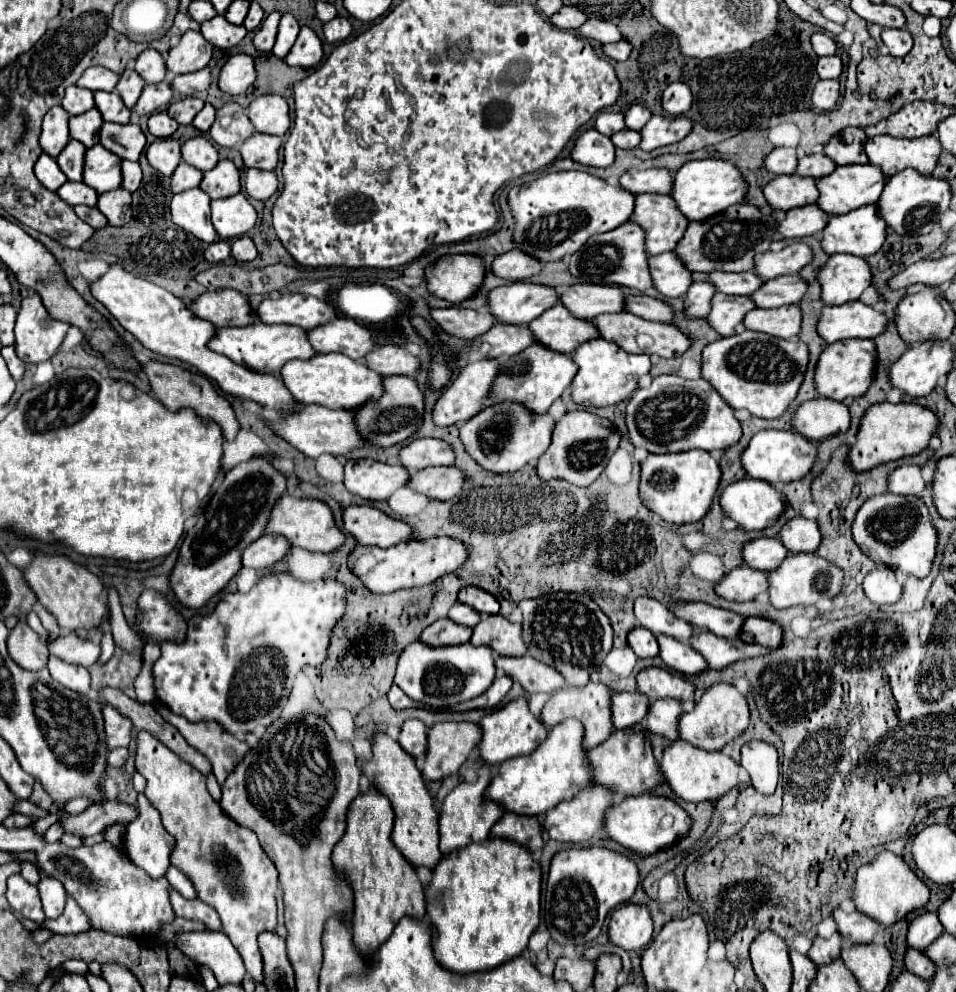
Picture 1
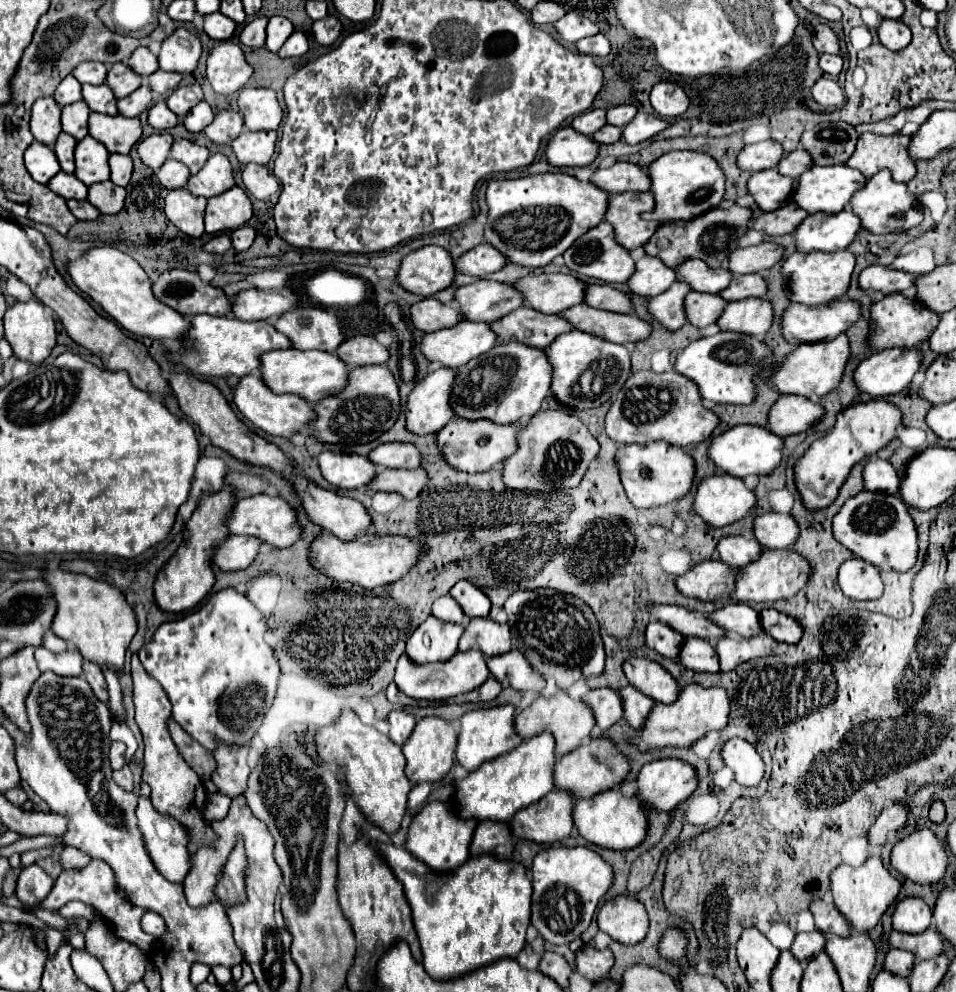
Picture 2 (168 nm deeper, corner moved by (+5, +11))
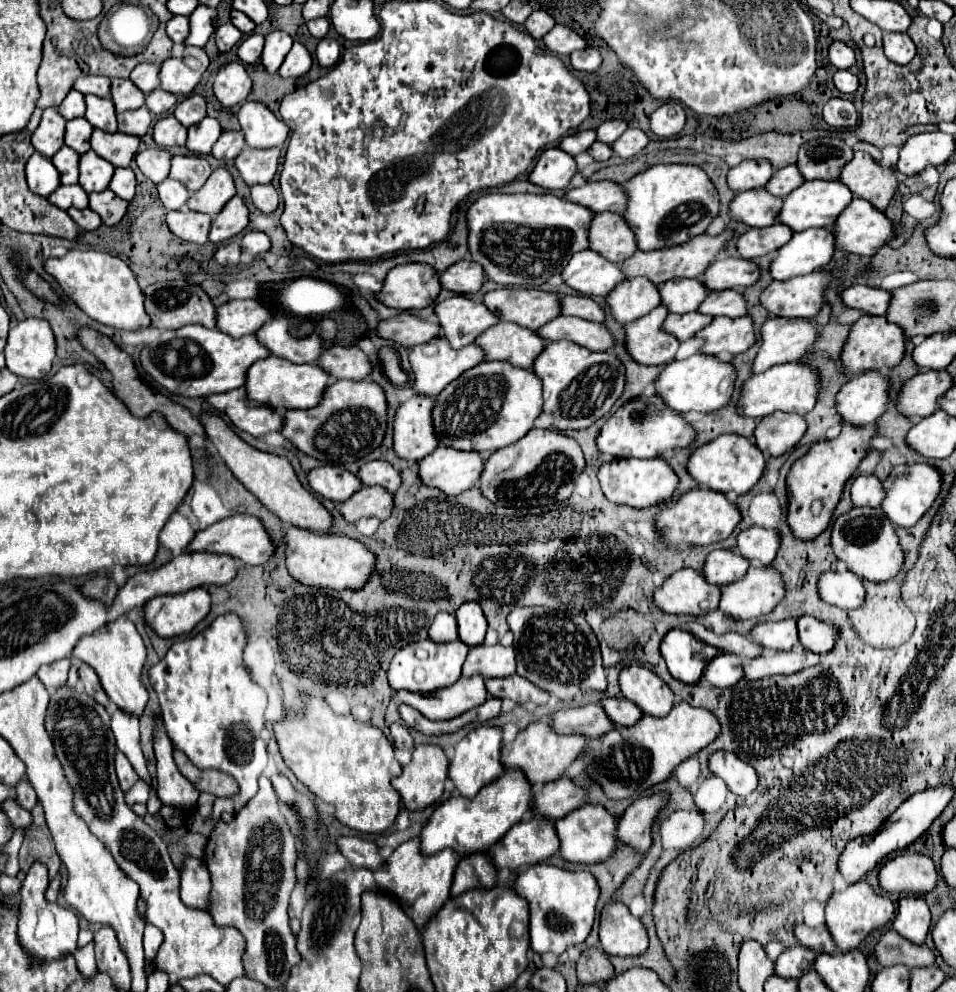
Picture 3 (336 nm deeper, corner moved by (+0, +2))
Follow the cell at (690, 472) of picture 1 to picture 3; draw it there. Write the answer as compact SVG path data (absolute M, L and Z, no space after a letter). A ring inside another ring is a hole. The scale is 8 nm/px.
M664 458L654 460L612 460L602 464L600 472L600 486L602 492L610 502L616 504L628 504L632 508L650 508L658 506L662 502L668 502L672 494L678 488L678 476L670 468L670 464Z

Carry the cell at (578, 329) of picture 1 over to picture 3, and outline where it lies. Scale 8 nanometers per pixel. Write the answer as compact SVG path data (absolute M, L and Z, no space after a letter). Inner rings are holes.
M498 322L482 332L476 342L486 352L484 360L506 360L520 368L530 368L534 356L544 348L544 342L534 330L522 328L514 322Z

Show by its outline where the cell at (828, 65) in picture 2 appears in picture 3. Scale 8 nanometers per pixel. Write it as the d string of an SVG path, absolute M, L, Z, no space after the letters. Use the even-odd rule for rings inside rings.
M836 70L834 72L834 84L836 84L836 88L840 92L852 94L858 88L858 78L850 70Z

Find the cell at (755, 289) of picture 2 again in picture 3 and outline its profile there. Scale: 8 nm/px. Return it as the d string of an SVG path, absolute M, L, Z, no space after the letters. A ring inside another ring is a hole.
M722 290L722 292L710 292L710 296L702 302L698 310L702 314L738 318L748 314L748 302L744 298L744 292L740 290Z

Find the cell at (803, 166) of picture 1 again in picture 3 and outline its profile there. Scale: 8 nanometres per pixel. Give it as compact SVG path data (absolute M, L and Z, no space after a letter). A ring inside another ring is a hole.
M792 164L792 166L786 166L786 168L780 168L774 172L774 176L770 178L770 182L766 184L766 190L774 196L788 196L794 188L798 188L802 184L802 174L798 172L798 166Z

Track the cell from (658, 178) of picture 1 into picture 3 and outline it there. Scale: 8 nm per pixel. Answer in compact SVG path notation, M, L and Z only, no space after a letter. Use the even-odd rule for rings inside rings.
M588 182L582 188L572 188L566 194L568 200L582 204L594 212L618 212L622 214L622 208L626 208L626 194L622 192L622 186L614 182Z

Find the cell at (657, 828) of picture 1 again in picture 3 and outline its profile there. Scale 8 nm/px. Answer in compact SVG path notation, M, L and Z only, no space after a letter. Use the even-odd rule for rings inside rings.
M584 804L582 808L570 812L568 816L556 822L560 836L560 856L570 862L580 864L596 864L608 860L618 846L618 816L598 804Z

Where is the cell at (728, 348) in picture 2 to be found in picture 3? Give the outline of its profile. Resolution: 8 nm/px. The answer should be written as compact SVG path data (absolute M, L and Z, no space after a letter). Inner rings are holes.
M694 354L686 360L670 362L656 380L656 392L666 400L666 404L678 412L714 412L724 408L732 394L736 382L736 366L732 362L718 360L716 356Z

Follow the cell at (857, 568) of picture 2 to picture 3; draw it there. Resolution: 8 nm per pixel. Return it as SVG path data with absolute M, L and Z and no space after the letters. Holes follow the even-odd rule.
M826 572L820 576L818 590L824 602L852 610L866 602L866 588L864 580L860 576L854 576L854 572Z

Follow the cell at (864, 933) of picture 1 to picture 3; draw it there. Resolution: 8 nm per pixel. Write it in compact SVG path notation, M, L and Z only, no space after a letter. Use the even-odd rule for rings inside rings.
M796 924L794 934L796 934L798 942L800 942L802 946L806 946L806 948L812 948L812 950L816 950L816 952L828 952L828 954L836 952L834 940L832 940L832 936L830 936L826 924L816 926L816 928L810 928L810 926L806 926L806 924Z

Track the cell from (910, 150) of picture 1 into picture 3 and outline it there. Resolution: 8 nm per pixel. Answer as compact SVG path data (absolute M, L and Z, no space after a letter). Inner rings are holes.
M856 152L854 158L844 166L840 180L852 190L854 196L886 210L898 190L896 174L898 172L894 168L884 168L880 162L874 162L870 154Z

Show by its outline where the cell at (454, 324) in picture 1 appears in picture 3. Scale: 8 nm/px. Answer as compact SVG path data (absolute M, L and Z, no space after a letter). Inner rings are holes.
M402 312L394 318L382 320L378 326L378 334L382 338L390 338L400 346L418 346L426 344L432 338L440 336L440 330L436 322L422 320L420 316L414 316L410 312Z

